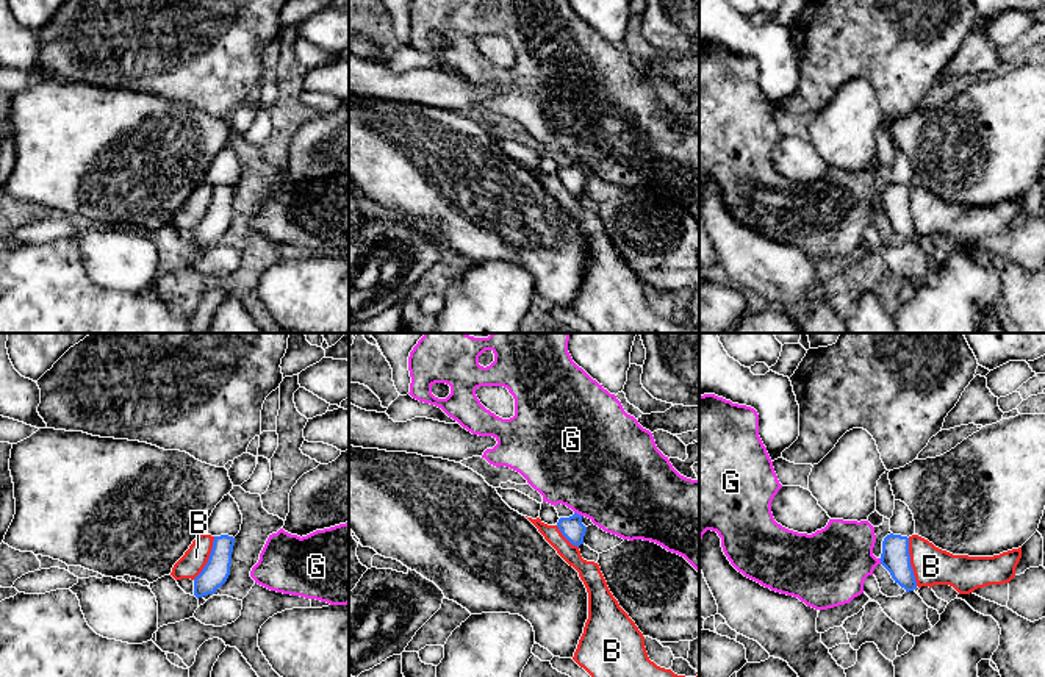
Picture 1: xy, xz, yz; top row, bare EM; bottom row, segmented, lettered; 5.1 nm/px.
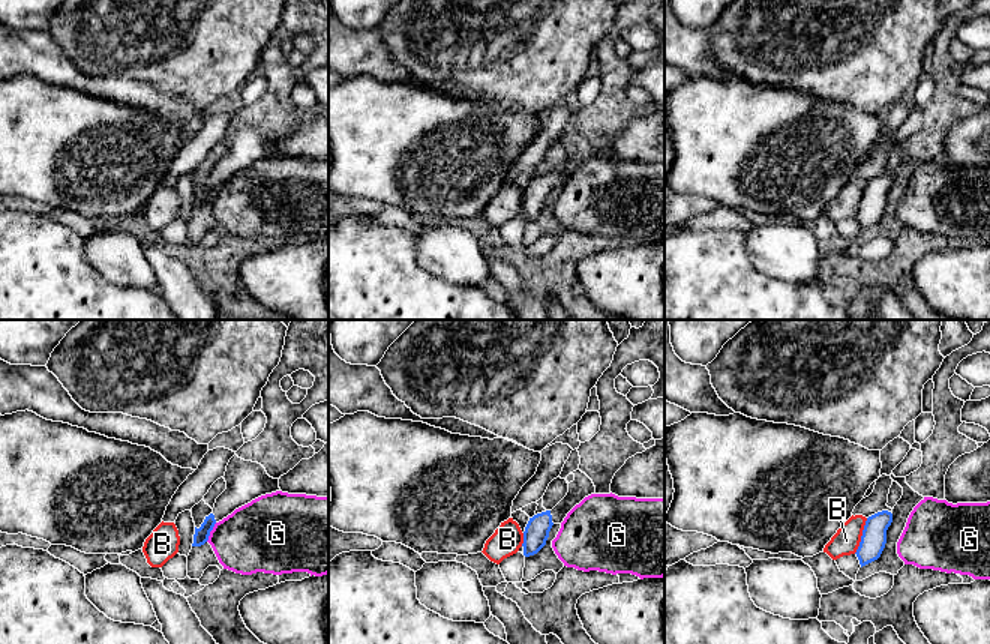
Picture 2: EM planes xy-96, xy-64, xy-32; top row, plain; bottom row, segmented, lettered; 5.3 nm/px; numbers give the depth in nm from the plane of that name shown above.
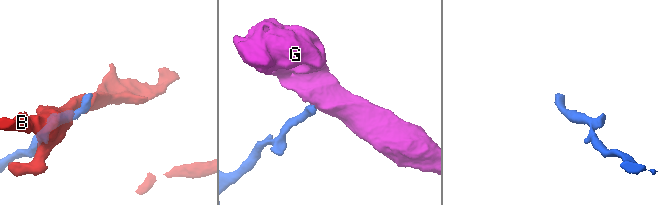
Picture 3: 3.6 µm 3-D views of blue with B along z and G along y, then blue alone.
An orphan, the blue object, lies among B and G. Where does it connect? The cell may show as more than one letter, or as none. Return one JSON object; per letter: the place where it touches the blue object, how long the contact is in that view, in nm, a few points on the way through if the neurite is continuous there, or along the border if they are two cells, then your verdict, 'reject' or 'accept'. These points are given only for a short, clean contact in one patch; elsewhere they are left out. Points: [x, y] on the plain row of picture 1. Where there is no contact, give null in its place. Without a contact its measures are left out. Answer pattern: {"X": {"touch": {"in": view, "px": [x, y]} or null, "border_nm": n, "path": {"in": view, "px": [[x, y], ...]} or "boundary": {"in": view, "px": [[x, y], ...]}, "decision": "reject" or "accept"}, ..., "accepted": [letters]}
{"B": {"touch": {"in": "yz", "px": [909, 211]}, "border_nm": 260, "boundary": {"in": "yz", "px": [[908, 188], [909, 214], [917, 235]]}, "decision": "reject"}, "G": {"touch": {"in": "xz", "px": [576, 163]}, "border_nm": 50, "boundary": {"in": "xz", "px": [[574, 161], [581, 166]]}, "decision": "reject"}, "accepted": []}

